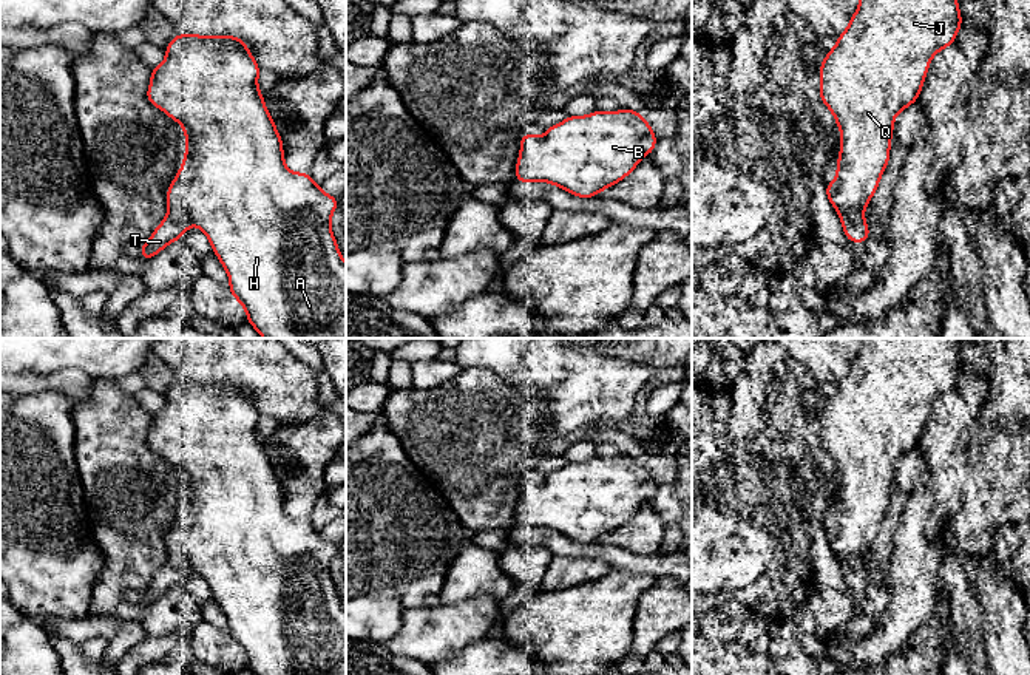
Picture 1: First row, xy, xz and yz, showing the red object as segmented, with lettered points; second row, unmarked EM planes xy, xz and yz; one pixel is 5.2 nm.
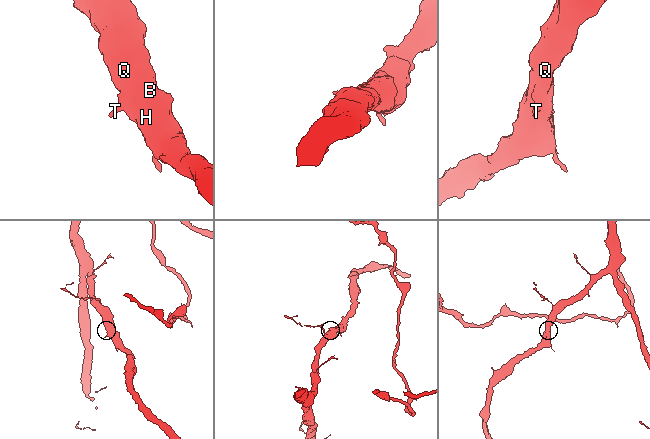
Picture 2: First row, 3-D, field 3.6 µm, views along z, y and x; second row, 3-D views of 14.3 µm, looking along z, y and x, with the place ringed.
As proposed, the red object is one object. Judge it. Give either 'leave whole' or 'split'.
leave whole

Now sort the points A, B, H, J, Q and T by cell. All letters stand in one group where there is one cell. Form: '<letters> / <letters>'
A B H J Q T

